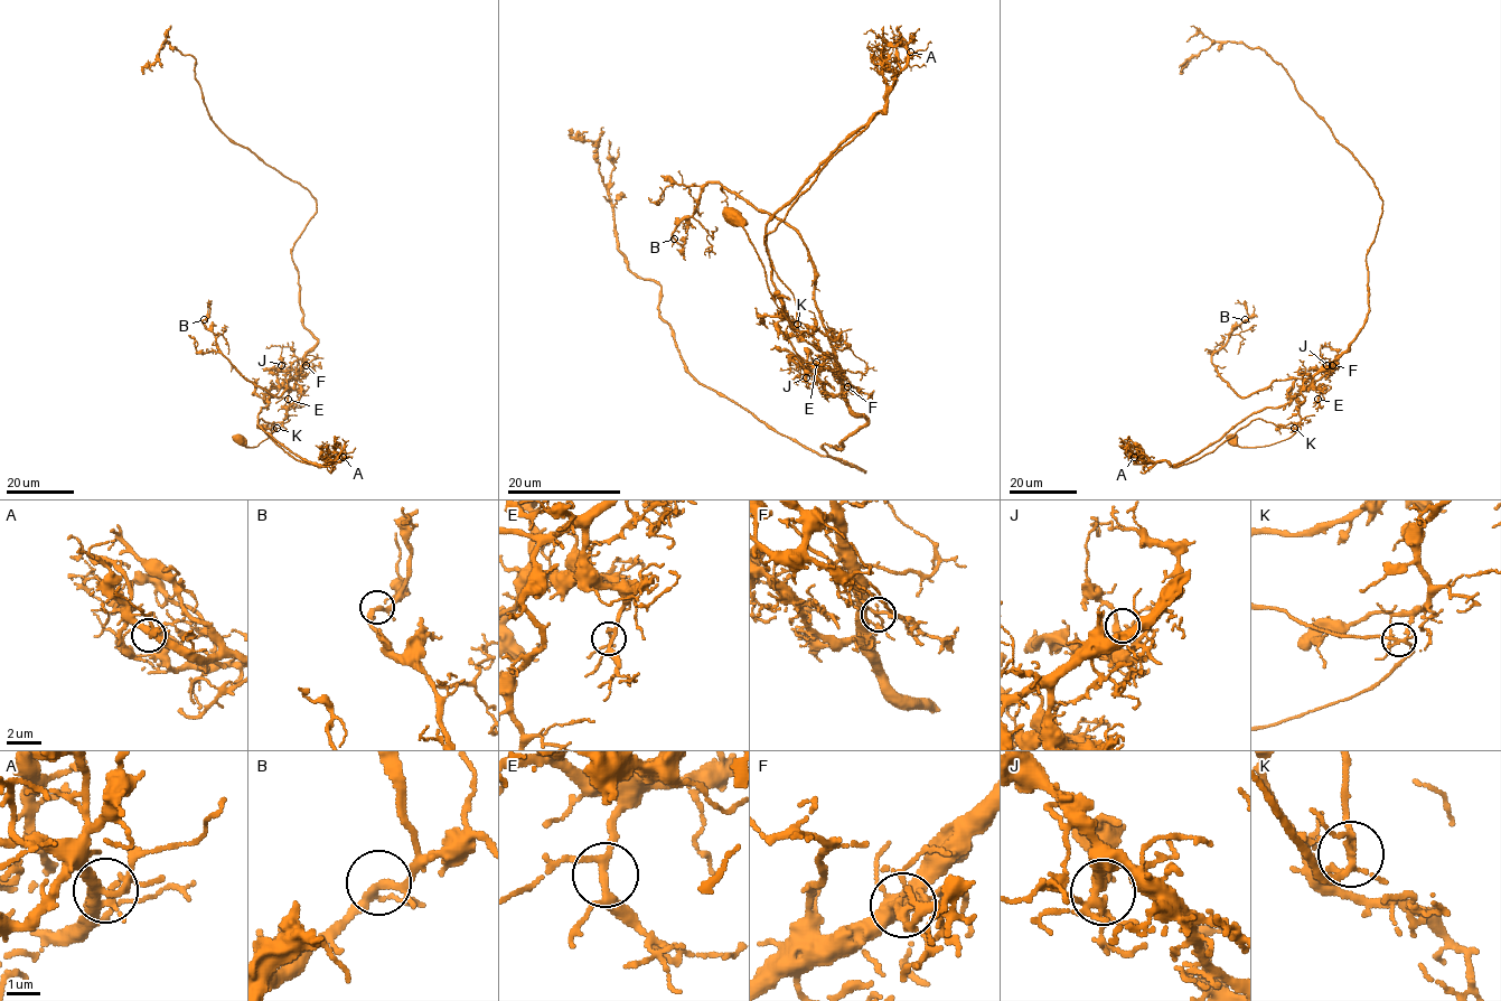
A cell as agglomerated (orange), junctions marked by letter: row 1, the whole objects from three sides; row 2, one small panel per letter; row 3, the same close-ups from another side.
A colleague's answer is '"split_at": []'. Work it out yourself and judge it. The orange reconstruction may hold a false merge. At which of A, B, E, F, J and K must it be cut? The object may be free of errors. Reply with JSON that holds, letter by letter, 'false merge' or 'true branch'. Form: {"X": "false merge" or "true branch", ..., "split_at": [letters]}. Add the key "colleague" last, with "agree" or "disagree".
{"A": "true branch", "B": "true branch", "E": "true branch", "F": "true branch", "J": "true branch", "K": "false merge", "split_at": ["K"], "colleague": "disagree"}

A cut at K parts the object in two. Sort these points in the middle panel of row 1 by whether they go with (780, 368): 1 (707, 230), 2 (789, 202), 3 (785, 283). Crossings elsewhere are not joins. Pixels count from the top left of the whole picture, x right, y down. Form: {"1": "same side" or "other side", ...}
{"1": "same side", "2": "other side", "3": "other side"}

